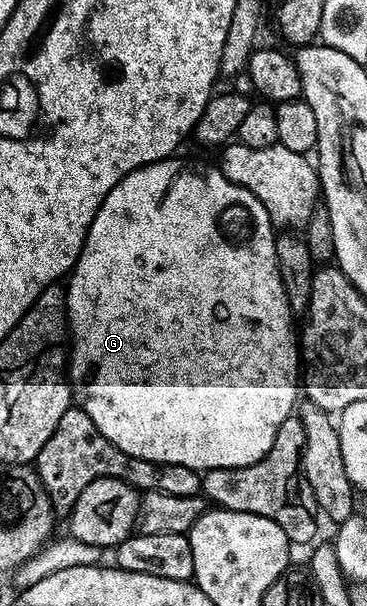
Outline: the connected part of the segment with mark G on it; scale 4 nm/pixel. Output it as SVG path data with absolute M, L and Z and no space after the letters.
M175 159L142 164L121 178L121 182L109 190L93 218L93 226L89 226L85 246L65 284L71 395L74 403L93 418L93 426L97 426L99 433L109 438L117 450L133 458L154 464L189 466L196 470L249 466L260 460L269 446L273 446L273 438L277 438L281 422L296 411L301 396L301 344L297 339L296 321L285 298L285 286L281 286L281 274L277 270L277 232L263 203L249 189L229 182L216 165L214 168L211 164L198 164L195 160Z

